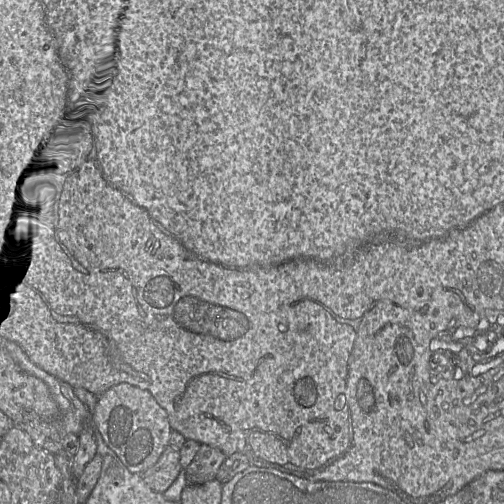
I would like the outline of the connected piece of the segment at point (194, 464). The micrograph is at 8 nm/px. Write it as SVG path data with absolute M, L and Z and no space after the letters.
M197 443L194 457L183 469L187 484L201 484L215 479L225 455L209 445Z

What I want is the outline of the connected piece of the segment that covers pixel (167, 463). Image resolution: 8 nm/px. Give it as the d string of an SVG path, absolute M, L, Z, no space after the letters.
M167 445L158 461L139 474L151 490L163 494L174 482L181 469L178 451Z

